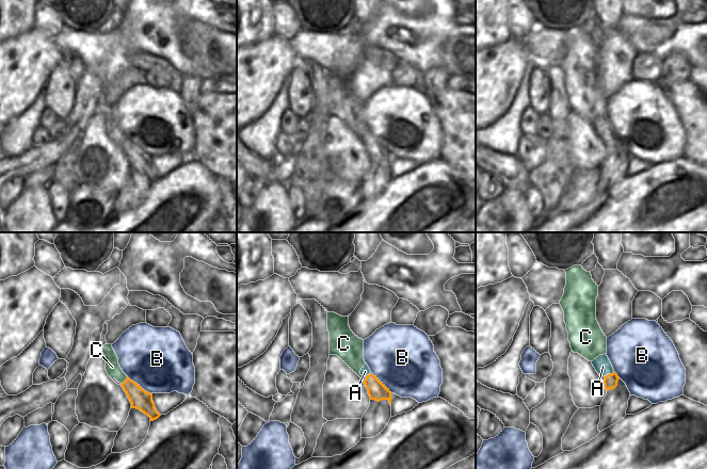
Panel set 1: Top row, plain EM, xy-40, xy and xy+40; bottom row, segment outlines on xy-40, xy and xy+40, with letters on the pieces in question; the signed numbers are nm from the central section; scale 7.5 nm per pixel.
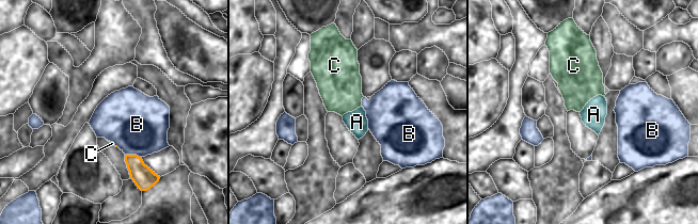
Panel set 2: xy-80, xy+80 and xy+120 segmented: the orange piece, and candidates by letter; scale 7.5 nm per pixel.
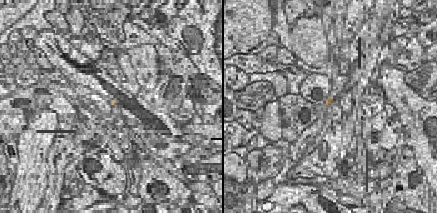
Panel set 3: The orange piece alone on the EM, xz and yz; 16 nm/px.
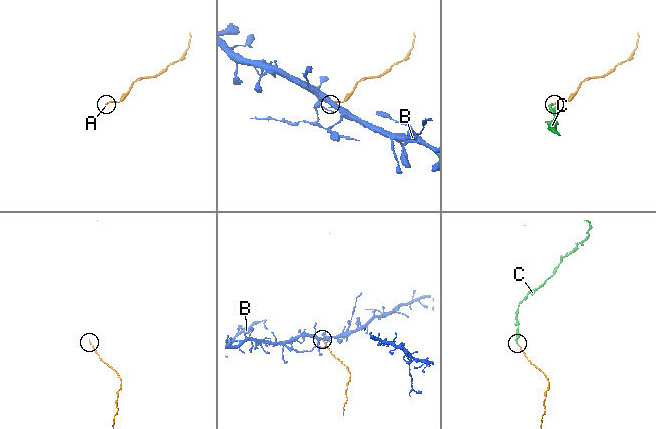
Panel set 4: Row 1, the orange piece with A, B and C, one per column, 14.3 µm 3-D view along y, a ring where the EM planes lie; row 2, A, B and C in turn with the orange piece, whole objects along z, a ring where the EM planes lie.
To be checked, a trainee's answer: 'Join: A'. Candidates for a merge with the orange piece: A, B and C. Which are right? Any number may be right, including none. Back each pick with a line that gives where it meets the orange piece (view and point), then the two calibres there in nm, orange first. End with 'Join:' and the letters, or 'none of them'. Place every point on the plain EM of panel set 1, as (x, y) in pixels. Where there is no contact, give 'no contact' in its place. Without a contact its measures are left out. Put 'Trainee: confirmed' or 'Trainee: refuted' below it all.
A: xy+40 (609, 135) | 100/130 nm
Join: A
Trainee: confirmed

